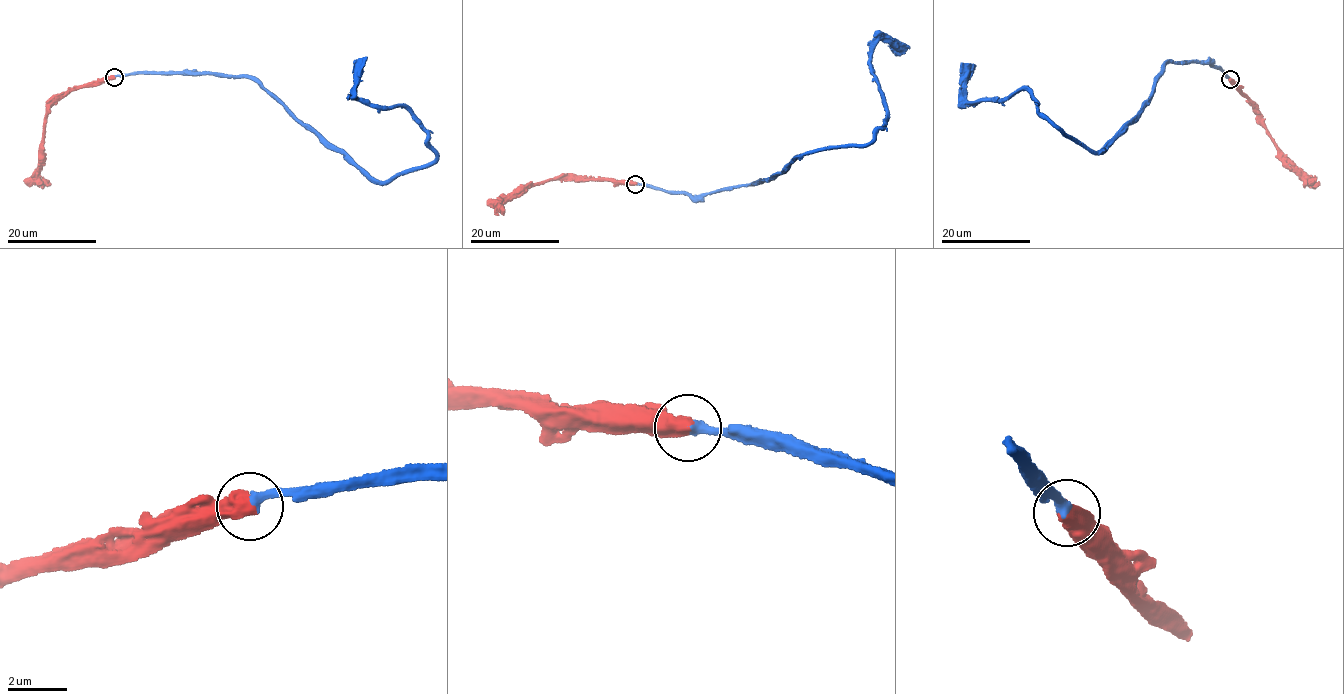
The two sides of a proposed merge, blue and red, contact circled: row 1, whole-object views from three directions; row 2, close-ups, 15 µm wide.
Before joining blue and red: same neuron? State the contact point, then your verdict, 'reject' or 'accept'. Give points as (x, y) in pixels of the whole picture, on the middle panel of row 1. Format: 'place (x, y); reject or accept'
place (635, 184); accept

